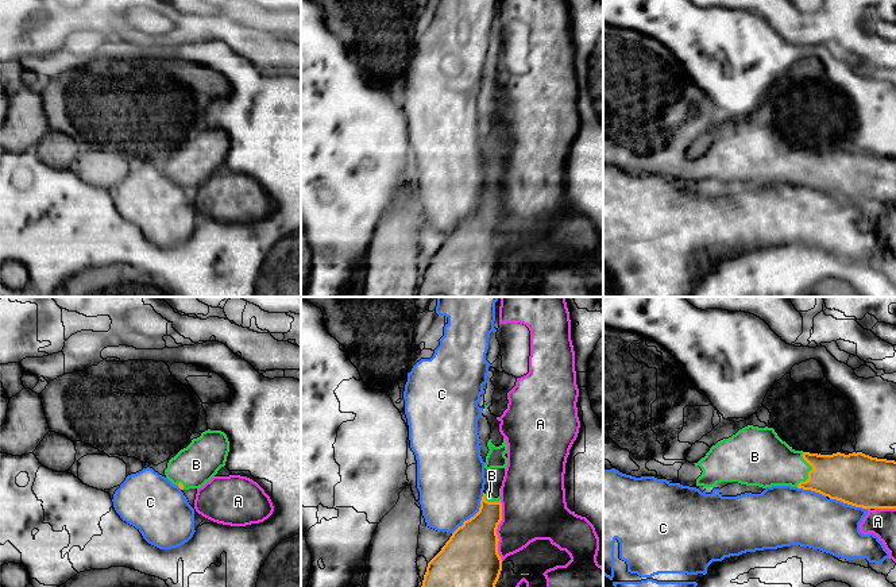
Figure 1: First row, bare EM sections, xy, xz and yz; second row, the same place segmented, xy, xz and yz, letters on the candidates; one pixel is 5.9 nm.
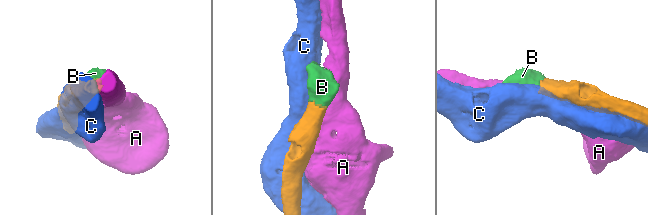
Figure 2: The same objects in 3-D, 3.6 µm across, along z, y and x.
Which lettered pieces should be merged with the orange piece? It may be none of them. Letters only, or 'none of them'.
B

